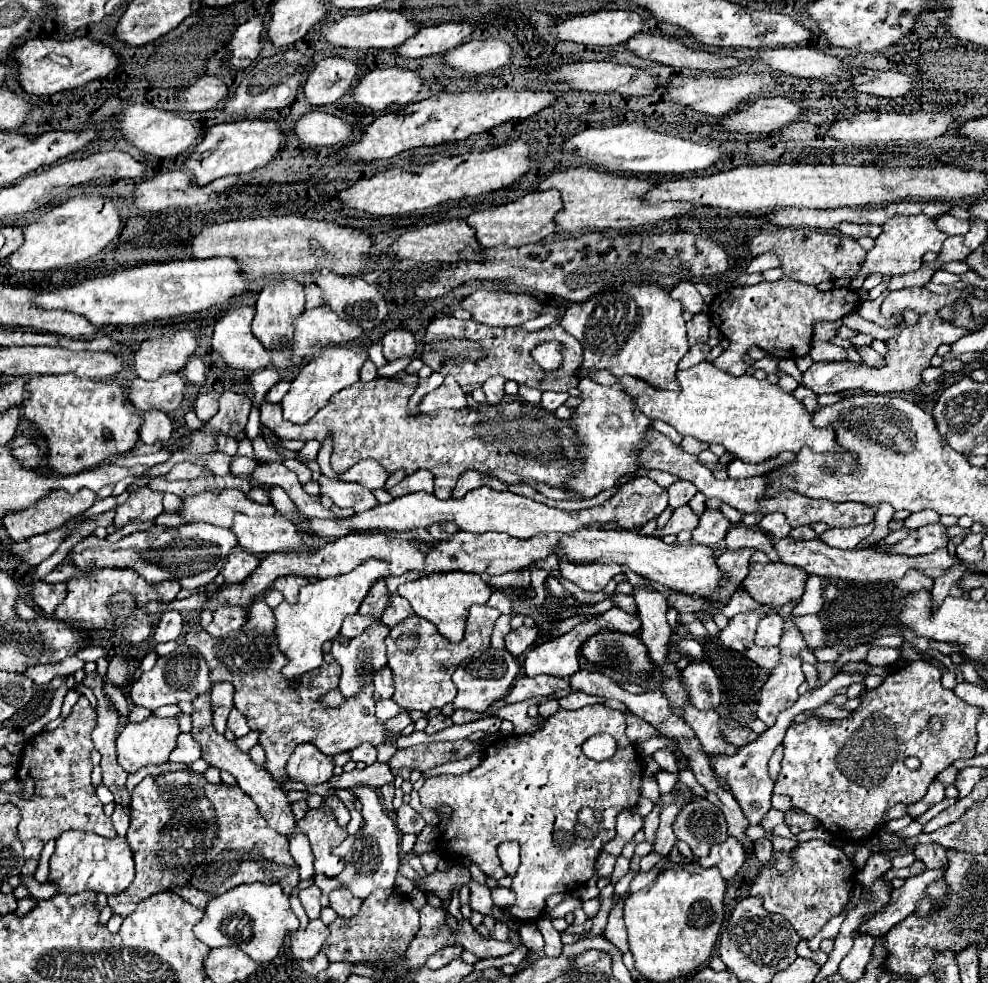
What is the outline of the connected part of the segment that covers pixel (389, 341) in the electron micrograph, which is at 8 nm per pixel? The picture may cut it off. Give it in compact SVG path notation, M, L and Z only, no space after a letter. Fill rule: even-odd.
M397 328L397 330L391 330L389 334L385 334L381 344L383 344L383 356L389 362L399 360L399 358L409 358L415 354L415 340L413 340L411 332L403 330L403 328Z

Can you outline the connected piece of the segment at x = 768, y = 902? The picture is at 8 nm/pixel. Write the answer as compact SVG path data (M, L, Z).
M825 840L801 842L795 850L791 850L791 854L797 860L797 866L791 872L779 874L773 864L765 866L759 870L749 894L763 898L765 910L785 916L801 938L813 938L847 906L849 894L855 888L855 868L841 848L835 848Z

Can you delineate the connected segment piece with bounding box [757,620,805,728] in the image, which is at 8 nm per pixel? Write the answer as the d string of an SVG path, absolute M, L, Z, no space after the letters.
M785 620L785 636L781 638L781 664L771 672L769 680L765 682L757 706L757 718L771 728L785 708L793 706L799 698L797 688L803 684L805 676L801 670L801 660L797 654L805 648L805 640L797 626Z

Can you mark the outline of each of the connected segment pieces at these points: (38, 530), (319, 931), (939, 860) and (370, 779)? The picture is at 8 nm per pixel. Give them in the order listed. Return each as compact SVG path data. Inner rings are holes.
M87 488L69 494L65 490L53 490L43 496L35 506L19 512L11 512L3 518L3 526L11 540L25 540L35 534L43 534L63 526L69 518L83 514L93 502L95 494Z
M311 920L305 930L291 932L289 938L291 938L293 956L299 960L313 958L321 950L327 936L329 936L329 928L321 920Z
M919 844L915 846L915 856L925 862L927 868L945 870L947 868L947 850L941 844Z
M375 762L367 766L365 770L353 770L353 772L343 772L341 776L333 776L329 782L337 788L355 788L355 786L381 788L383 784L393 782L393 774L389 764Z

